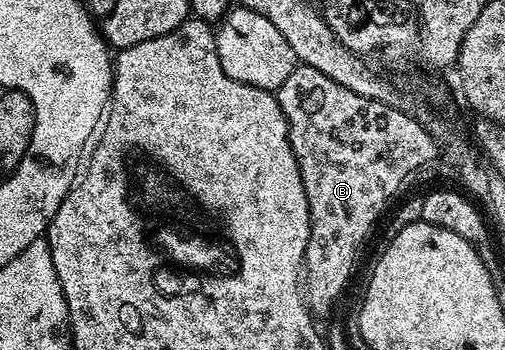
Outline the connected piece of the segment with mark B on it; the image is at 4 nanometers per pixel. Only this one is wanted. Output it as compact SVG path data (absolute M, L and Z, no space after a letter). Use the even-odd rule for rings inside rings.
M297 66L294 68L292 77L284 81L277 91L278 104L288 121L288 133L290 134L290 144L292 153L298 162L300 177L304 185L304 193L308 197L308 209L310 210L310 236L306 246L306 257L304 260L304 294L306 306L310 308L315 316L321 317L330 311L330 306L342 295L342 290L346 287L346 282L350 279L350 274L354 271L354 266L358 263L358 250L362 247L362 242L370 235L370 230L374 227L374 222L382 215L382 210L386 207L386 202L397 193L402 187L402 182L409 177L413 171L418 171L421 167L426 167L434 158L439 158L440 148L430 134L424 130L419 123L400 109L392 109L388 105L380 105L380 101L368 101L368 97L360 97L360 93L352 93L352 89L344 89L344 85L336 85L332 77L324 77L320 69Z

